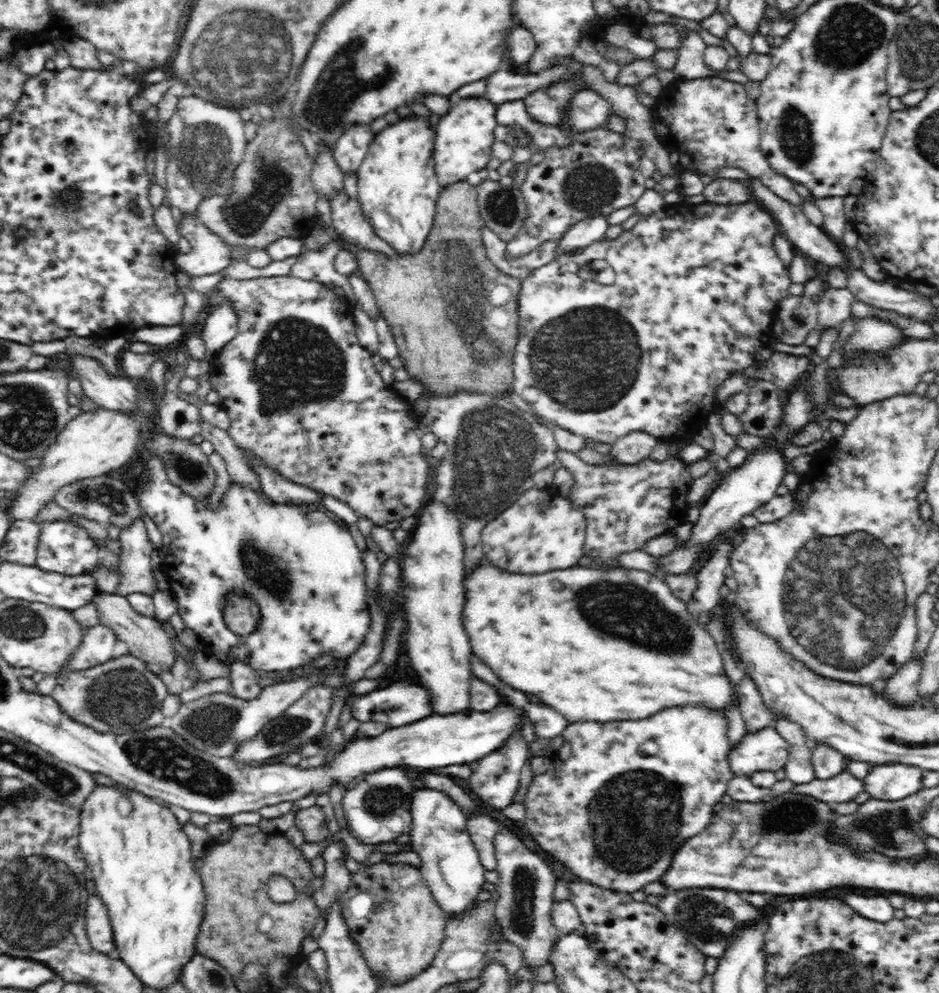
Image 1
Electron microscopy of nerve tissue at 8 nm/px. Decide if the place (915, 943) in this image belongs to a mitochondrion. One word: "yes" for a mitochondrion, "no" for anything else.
no

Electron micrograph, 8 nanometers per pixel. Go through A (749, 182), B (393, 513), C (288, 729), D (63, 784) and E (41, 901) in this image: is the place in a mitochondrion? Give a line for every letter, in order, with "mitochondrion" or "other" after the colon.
A: other
B: other
C: mitochondrion
D: mitochondrion
E: mitochondrion

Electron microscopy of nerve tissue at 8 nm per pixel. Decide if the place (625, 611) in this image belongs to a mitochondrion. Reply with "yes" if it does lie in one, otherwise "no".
yes

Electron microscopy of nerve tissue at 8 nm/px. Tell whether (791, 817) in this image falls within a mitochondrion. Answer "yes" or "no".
yes

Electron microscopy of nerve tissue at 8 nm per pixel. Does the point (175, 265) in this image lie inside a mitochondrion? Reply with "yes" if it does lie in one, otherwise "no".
no

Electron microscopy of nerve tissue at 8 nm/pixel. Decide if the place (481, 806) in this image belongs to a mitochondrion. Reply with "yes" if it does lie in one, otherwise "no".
no

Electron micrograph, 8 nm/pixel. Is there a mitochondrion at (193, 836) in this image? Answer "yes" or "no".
no

